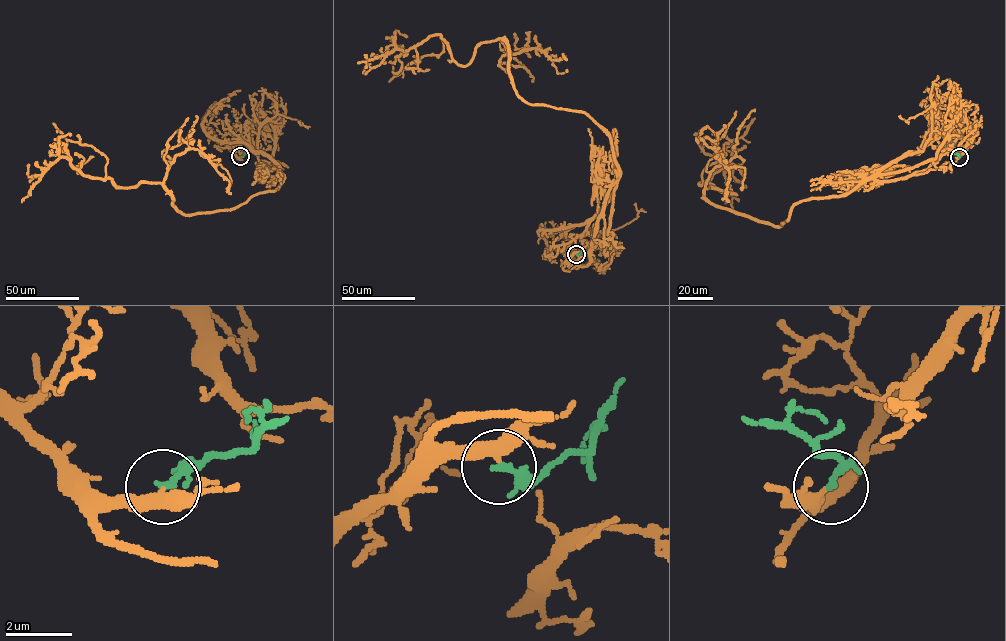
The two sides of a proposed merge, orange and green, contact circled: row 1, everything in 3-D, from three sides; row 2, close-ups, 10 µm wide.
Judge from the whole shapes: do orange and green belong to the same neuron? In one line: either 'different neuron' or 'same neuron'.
same neuron

